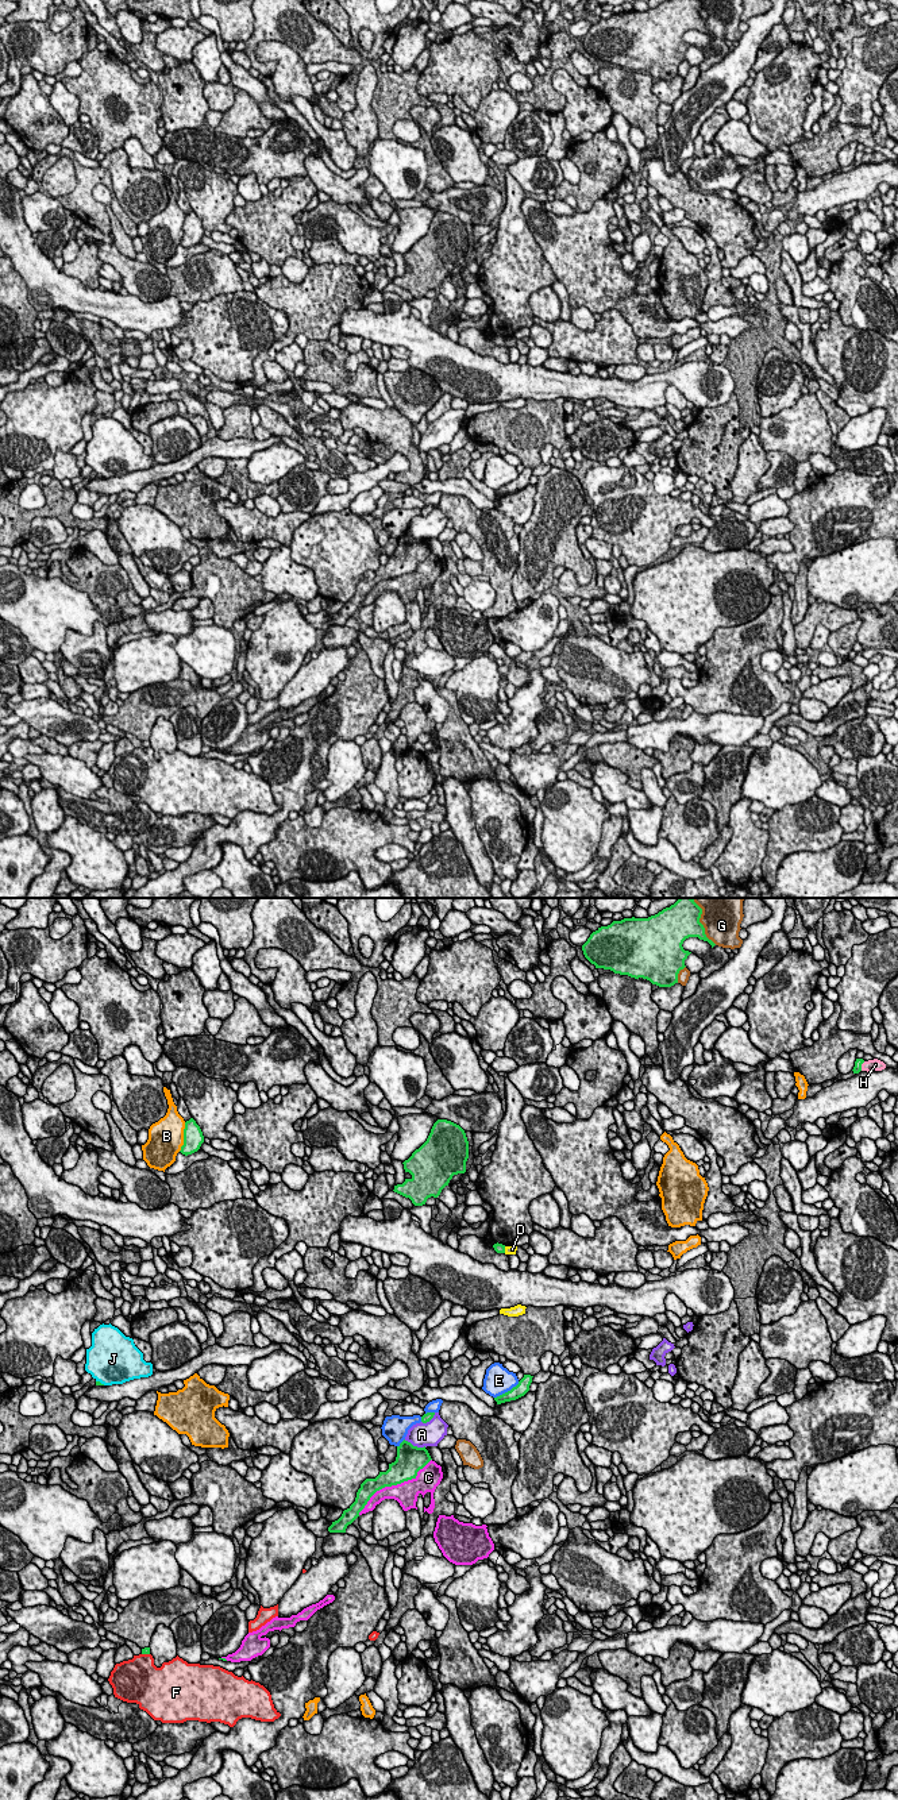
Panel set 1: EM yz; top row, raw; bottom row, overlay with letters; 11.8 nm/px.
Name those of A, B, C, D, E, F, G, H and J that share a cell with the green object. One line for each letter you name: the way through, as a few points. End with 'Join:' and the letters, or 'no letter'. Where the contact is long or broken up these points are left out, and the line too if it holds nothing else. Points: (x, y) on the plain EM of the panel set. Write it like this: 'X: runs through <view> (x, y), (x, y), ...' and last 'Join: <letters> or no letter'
Join: no letter

